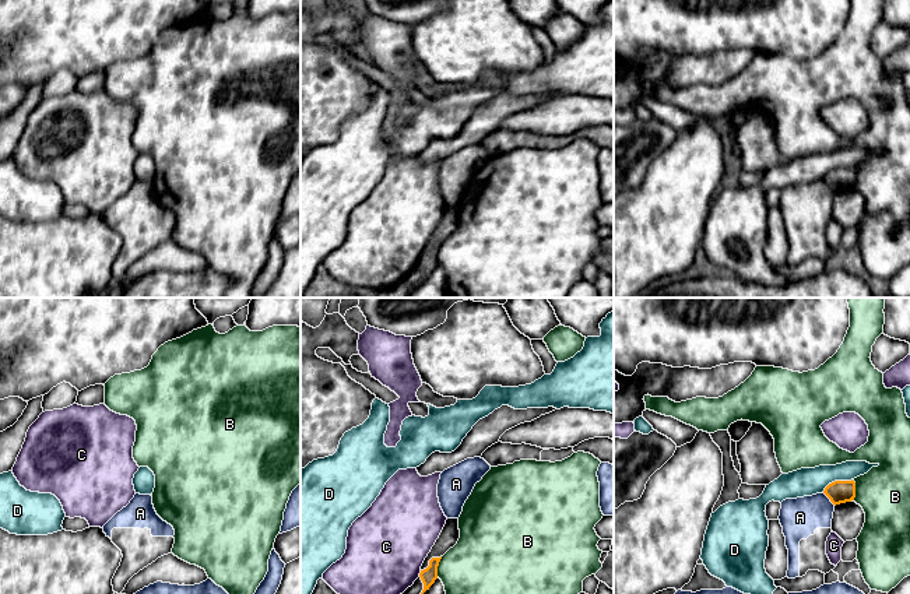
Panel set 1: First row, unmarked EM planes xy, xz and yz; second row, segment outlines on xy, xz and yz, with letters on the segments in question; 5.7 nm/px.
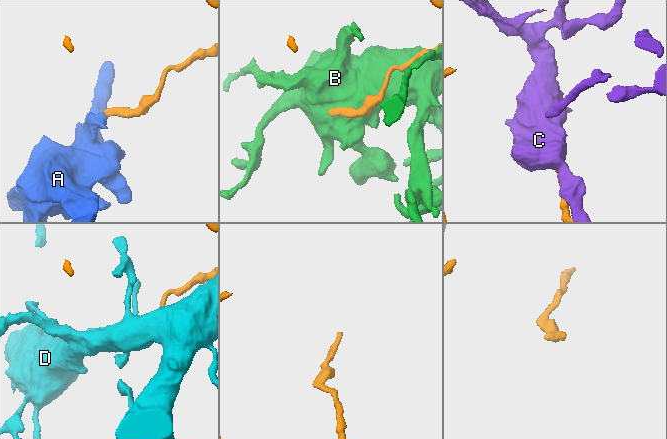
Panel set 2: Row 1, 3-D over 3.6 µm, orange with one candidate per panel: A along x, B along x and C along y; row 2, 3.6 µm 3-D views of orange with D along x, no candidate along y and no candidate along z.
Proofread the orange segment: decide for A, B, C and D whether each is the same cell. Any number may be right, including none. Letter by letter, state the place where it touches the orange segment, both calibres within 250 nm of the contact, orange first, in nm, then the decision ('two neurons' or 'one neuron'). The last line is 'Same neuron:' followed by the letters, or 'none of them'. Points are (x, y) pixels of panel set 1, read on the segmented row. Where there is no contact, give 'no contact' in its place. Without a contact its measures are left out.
A: meets orange in yz at (829, 498); 130 nm thick on the orange side, 220 nm on the other; two neurons
B: meets orange in yz at (854, 491); 130 nm thick on the orange side, 300 nm on the other; two neurons
C: meets orange in xz at (420, 573); 90 nm thick on the orange side, 460 nm on the other; two neurons
D: meets orange in yz at (836, 481); 130 nm thick on the orange side, 160 nm on the other; two neurons
Same neuron: none of them

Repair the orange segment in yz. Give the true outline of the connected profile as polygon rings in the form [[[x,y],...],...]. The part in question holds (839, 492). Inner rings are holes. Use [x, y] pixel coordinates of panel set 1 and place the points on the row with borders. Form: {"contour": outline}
{"contour": [[[835,481],[829,484],[823,493],[836,506],[840,503],[851,502],[855,498],[855,482],[851,481]]]}

